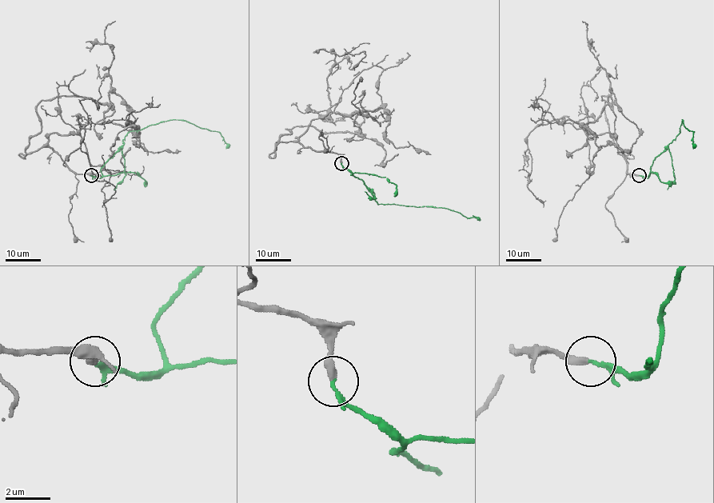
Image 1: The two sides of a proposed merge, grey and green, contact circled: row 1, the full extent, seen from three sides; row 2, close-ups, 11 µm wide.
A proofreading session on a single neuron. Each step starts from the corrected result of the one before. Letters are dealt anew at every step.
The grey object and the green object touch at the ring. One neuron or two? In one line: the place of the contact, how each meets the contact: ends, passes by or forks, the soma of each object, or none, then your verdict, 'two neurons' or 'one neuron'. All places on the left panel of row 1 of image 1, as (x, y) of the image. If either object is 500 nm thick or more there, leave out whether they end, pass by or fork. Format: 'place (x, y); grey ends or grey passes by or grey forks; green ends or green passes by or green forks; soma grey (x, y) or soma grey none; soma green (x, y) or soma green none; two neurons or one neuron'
place (91, 175); grey ends; green ends; soma grey none; soma green none; one neuron

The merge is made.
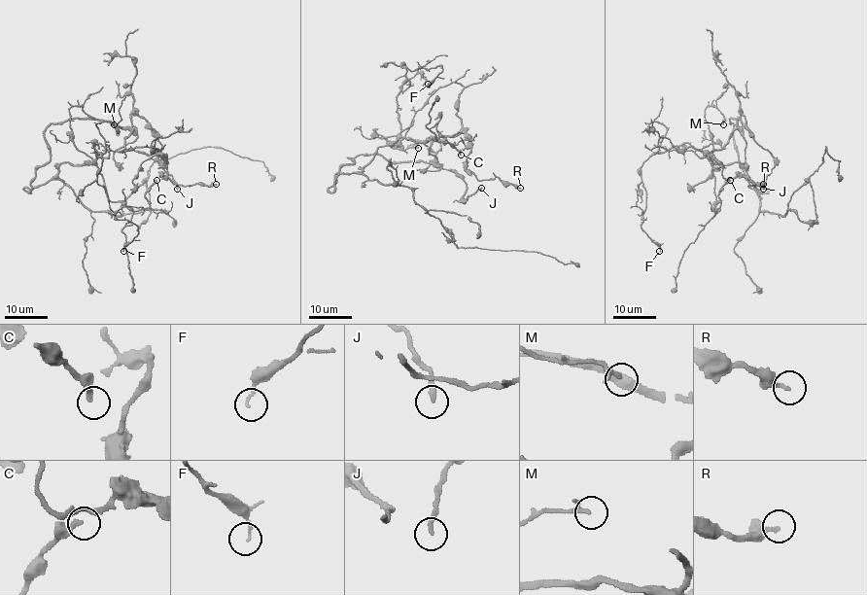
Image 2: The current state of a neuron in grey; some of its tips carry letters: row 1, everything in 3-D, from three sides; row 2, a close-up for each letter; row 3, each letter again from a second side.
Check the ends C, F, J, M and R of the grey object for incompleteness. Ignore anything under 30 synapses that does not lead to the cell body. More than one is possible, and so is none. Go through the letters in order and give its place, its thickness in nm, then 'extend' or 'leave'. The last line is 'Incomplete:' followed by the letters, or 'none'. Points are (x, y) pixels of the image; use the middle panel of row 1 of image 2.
C: (461, 155) | 180 nm | leave
F: (428, 84) | 110 nm | leave
J: (481, 188) | 200 nm | leave
M: (418, 148) | 200 nm | leave
R: (520, 188) | 200 nm | leave
Incomplete: none

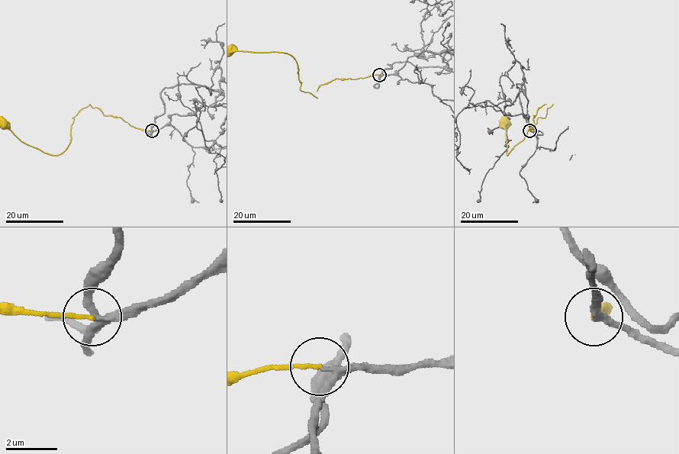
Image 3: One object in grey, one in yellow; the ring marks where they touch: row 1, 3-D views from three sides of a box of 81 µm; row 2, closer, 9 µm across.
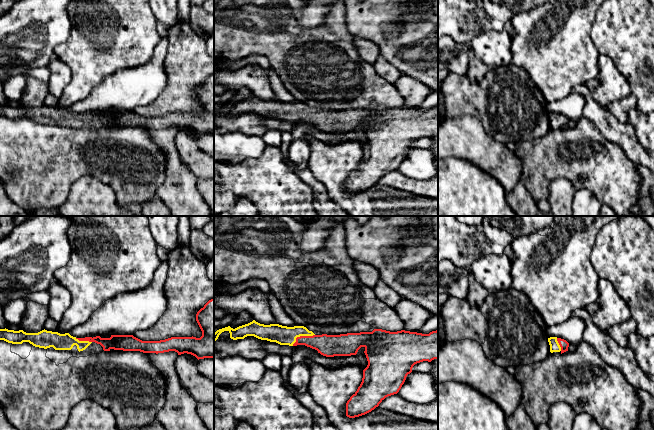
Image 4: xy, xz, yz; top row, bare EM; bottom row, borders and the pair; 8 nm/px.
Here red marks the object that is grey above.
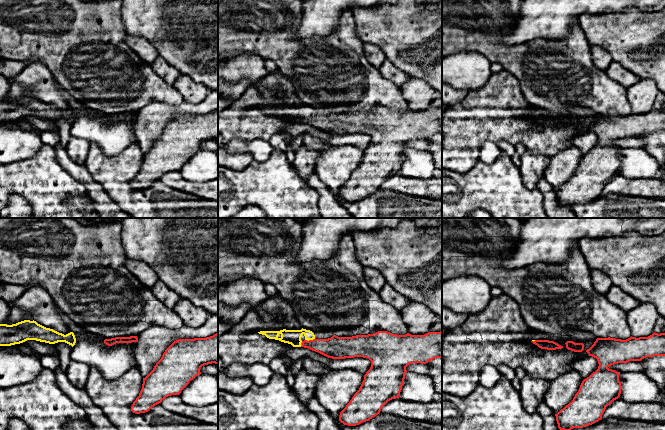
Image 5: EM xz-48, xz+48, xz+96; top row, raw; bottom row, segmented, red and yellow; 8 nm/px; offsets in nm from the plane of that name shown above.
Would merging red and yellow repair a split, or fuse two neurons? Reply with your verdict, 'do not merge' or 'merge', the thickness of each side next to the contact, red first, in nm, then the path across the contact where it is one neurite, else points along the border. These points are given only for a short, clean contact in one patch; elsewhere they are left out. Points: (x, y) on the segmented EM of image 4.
merge; 180 nm thick on the red side, 160 nm on the other; runs through xz (327, 345), (301, 336), (283, 335)

